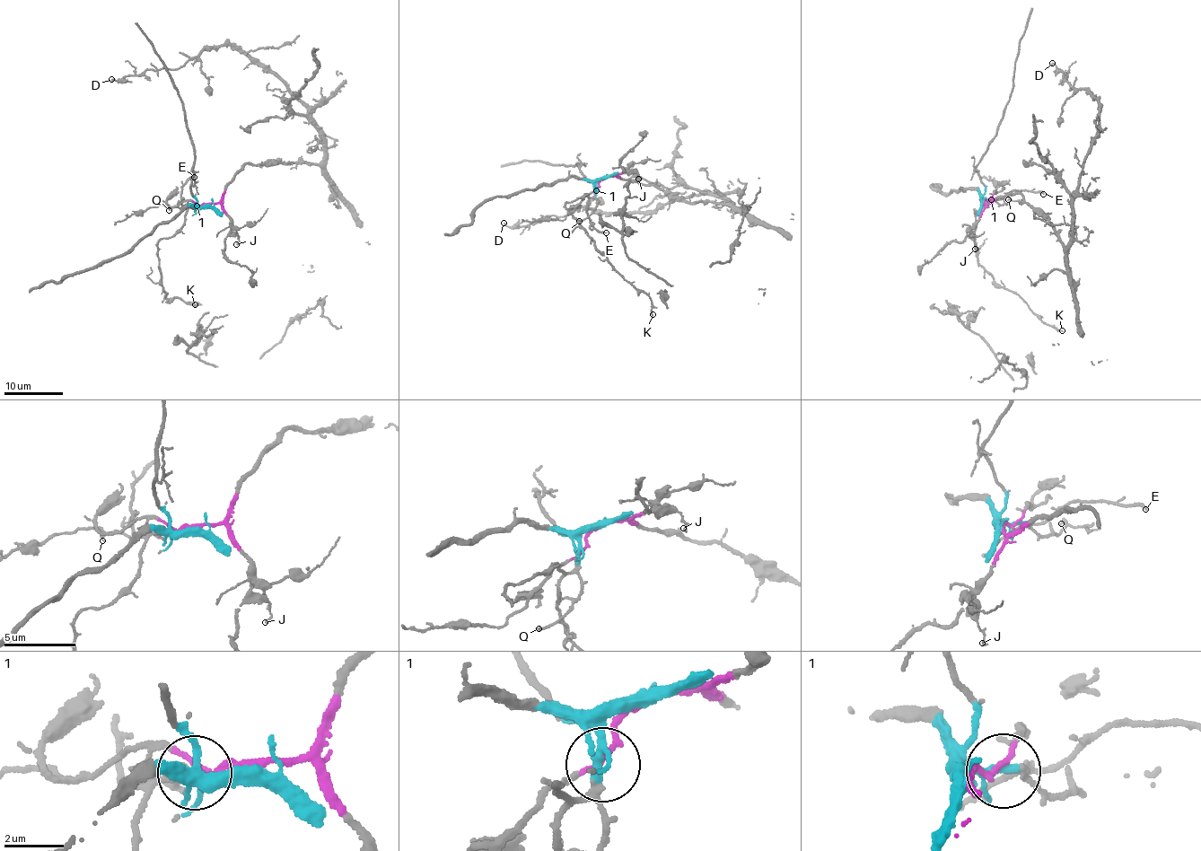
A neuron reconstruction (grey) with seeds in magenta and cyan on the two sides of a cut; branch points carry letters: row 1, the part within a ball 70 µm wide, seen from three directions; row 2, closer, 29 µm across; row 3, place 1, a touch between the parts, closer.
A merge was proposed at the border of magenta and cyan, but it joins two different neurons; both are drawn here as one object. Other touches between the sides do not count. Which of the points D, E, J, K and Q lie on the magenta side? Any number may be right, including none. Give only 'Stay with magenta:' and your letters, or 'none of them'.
Stay with magenta: D, J

